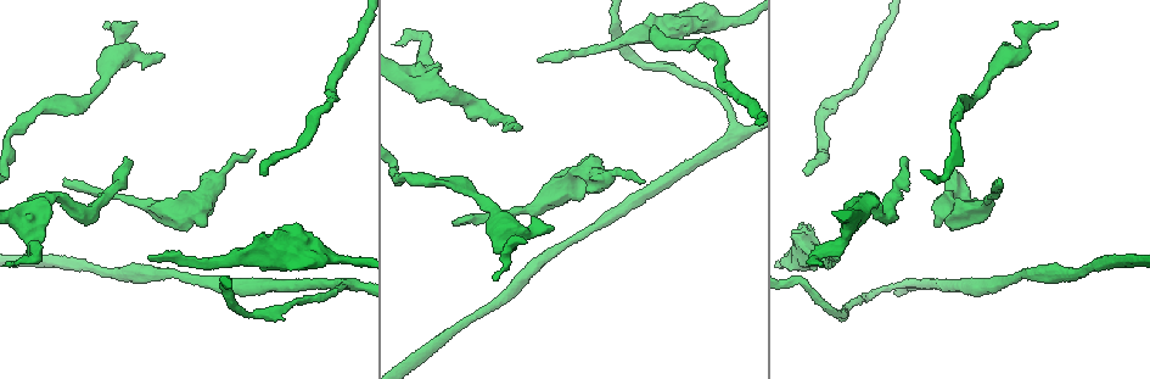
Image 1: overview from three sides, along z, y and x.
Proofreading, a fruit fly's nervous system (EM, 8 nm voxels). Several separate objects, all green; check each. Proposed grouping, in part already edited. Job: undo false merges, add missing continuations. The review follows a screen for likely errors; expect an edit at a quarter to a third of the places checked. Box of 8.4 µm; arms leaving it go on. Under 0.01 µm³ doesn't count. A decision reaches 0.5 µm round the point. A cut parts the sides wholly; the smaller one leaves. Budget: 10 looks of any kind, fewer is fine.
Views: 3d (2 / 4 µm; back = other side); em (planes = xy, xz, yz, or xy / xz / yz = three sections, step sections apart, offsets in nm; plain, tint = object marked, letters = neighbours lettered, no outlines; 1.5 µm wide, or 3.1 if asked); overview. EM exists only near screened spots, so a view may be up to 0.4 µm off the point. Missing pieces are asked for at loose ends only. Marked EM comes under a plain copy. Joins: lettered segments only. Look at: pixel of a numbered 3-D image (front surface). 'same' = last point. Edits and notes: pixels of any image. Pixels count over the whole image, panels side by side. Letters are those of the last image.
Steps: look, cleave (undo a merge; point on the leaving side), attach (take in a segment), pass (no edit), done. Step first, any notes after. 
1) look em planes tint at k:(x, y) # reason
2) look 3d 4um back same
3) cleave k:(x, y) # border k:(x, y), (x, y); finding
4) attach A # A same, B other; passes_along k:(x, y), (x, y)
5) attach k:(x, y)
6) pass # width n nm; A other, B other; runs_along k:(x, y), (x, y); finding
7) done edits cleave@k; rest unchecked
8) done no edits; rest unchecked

look 3d 4um at 1:(66, 179) # thin end

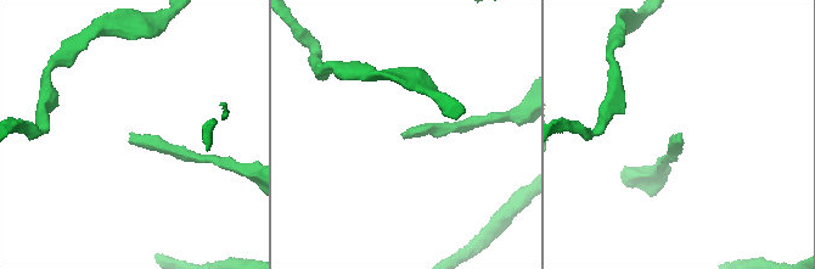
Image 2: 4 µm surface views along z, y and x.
look em planes letters at 2:(131, 134)

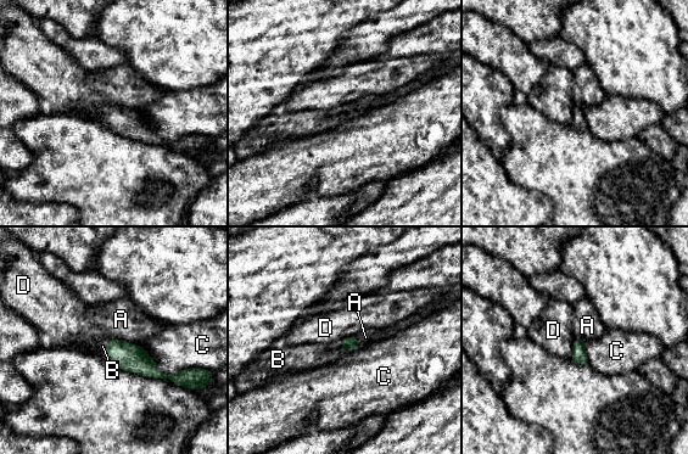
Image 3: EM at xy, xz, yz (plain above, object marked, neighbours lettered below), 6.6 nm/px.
attach B # width 80 nm; A other, B same, C other, D other; passes_along 3:(133, 358), (107, 348), (102, 345); it goes on there

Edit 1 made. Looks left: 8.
look em planes letters at 1:(322, 256) # sudden change in width

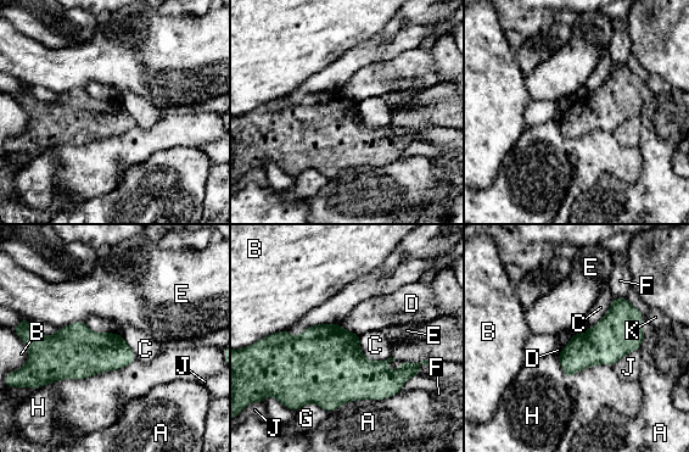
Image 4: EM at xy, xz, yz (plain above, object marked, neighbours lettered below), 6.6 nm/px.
pass # A other, B other, C other, D other, E other, F other, G other, H other, J other, K other; border 4:(358, 335), (367, 358), (388, 360); continuous, no second neuron

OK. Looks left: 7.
look 3d 2um back at 1:(836, 257) # end of a long branch

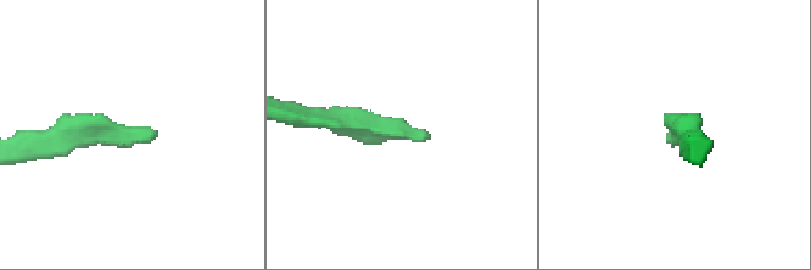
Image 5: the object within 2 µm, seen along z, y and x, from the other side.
look em planes letters at 5:(150, 134) # shape alone is not enough

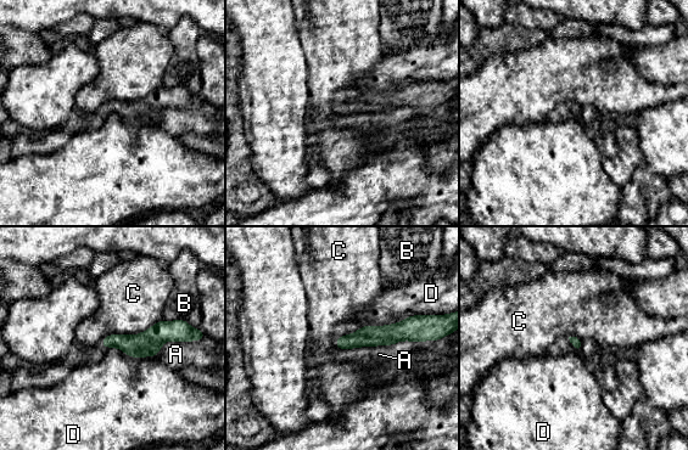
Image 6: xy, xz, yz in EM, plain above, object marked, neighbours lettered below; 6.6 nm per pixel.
pass # A other, B other, C other, D other; none of them fits

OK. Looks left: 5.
look 3d 4um at 1:(847, 203) # an open end

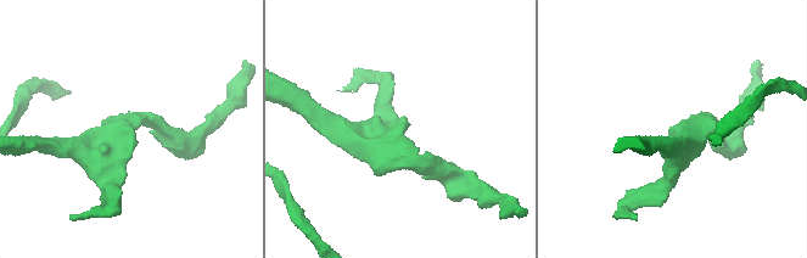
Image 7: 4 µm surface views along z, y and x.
look em xz step 4 tint at 7:(402, 125)

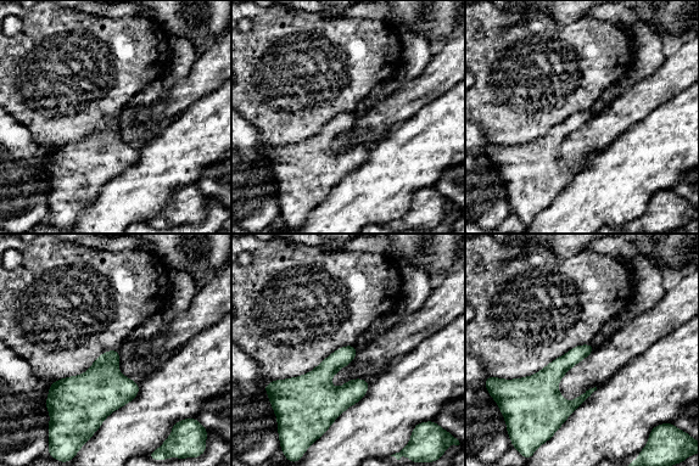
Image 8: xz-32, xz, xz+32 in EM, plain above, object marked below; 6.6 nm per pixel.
look em planes letters same # another direction

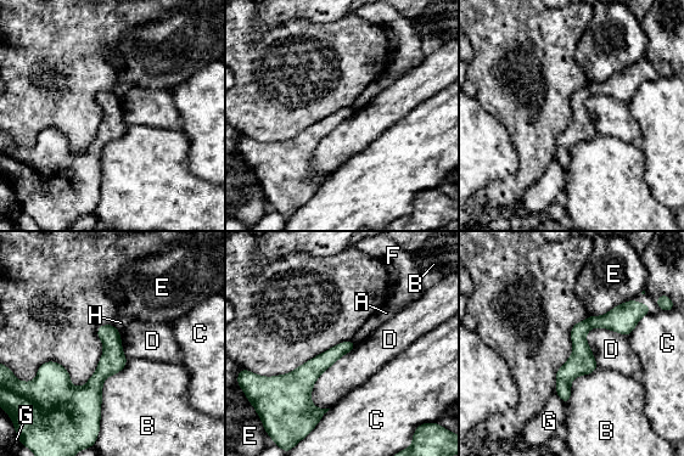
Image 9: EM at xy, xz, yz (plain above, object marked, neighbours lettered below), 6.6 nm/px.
pass # width 100 nm; longest_contact B 500 nm; A other, B other, C other, D other, E other, F other, G other, H other; no lettered segment goes on from it

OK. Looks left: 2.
done edits attach@3; rest unchecked

